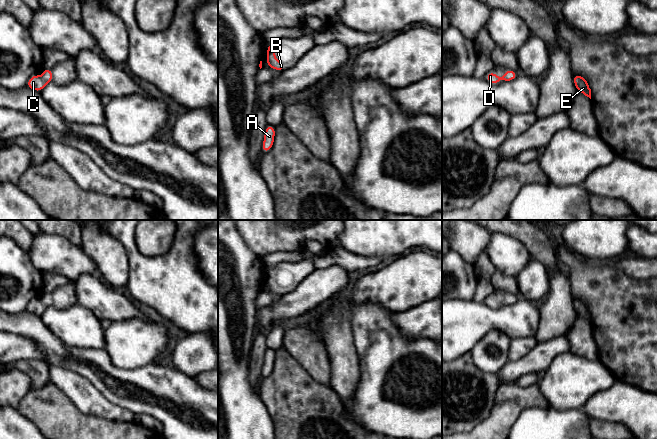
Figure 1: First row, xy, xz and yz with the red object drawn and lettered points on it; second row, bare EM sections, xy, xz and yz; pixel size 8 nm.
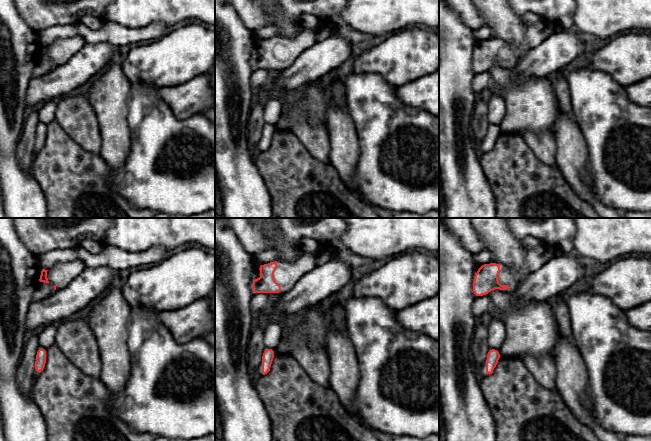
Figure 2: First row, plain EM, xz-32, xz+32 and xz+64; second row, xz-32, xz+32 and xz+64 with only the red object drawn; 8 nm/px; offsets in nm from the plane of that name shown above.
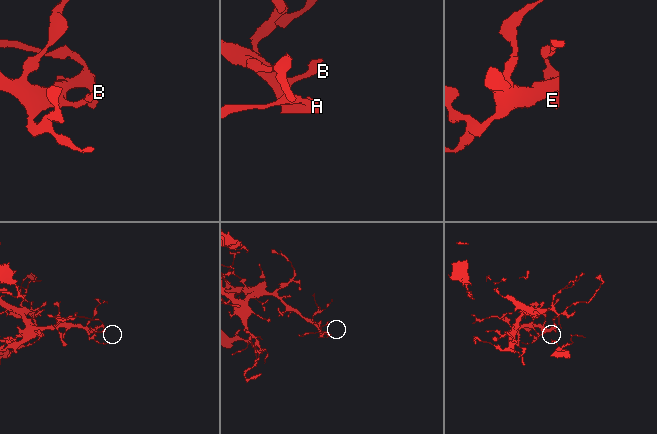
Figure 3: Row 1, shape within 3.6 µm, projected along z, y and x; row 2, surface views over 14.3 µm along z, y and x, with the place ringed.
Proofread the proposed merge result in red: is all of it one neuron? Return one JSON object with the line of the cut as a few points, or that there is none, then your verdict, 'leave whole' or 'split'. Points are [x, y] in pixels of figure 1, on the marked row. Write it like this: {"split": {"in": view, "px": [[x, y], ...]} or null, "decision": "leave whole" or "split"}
{"split": null, "decision": "leave whole"}

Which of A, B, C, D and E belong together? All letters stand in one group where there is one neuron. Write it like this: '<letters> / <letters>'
A B C D E

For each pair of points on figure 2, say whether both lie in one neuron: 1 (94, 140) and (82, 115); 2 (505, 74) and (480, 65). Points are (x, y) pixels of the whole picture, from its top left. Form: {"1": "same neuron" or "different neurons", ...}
{"1": "same neuron", "2": "different neurons"}

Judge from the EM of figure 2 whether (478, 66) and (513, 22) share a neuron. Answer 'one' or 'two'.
two

